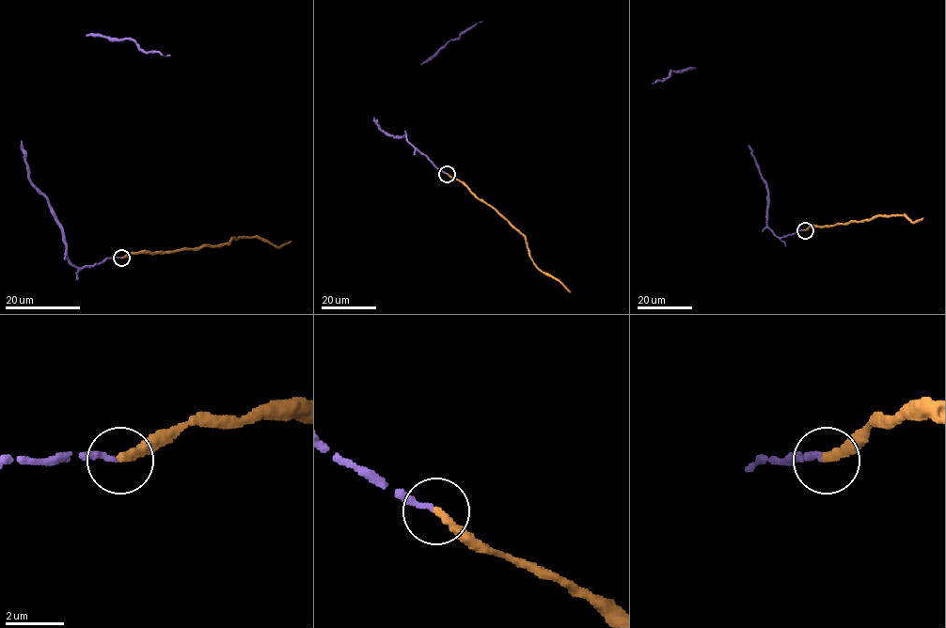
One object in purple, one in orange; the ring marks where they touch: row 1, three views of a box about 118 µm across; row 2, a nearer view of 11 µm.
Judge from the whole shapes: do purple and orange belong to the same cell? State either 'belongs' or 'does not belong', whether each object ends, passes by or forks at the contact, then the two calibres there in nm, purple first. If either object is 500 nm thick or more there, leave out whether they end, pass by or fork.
belongs | purple ends | orange ends | 190/320 nm

